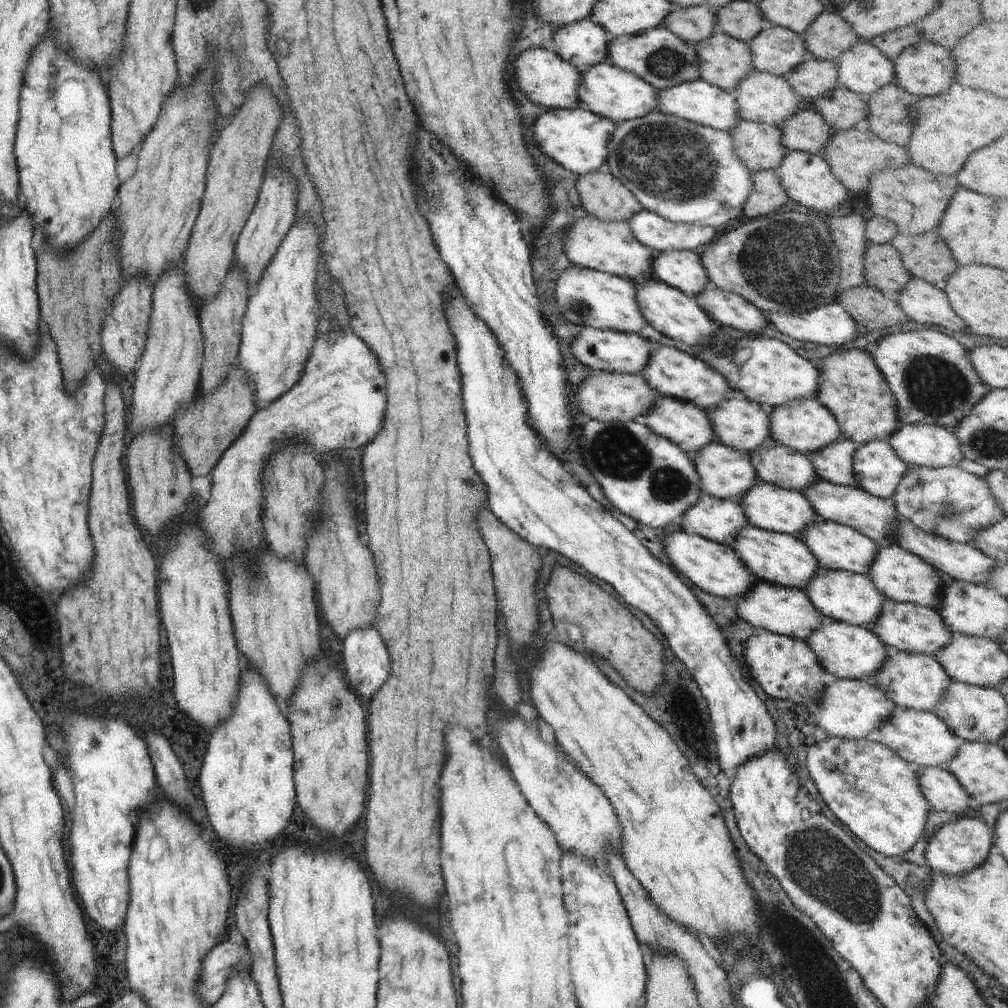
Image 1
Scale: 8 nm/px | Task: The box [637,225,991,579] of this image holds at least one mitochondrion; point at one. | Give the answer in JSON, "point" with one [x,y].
{"point":[934,386]}

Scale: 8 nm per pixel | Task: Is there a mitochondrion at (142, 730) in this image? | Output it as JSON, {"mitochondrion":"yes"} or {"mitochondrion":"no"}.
{"mitochondrion":"no"}

